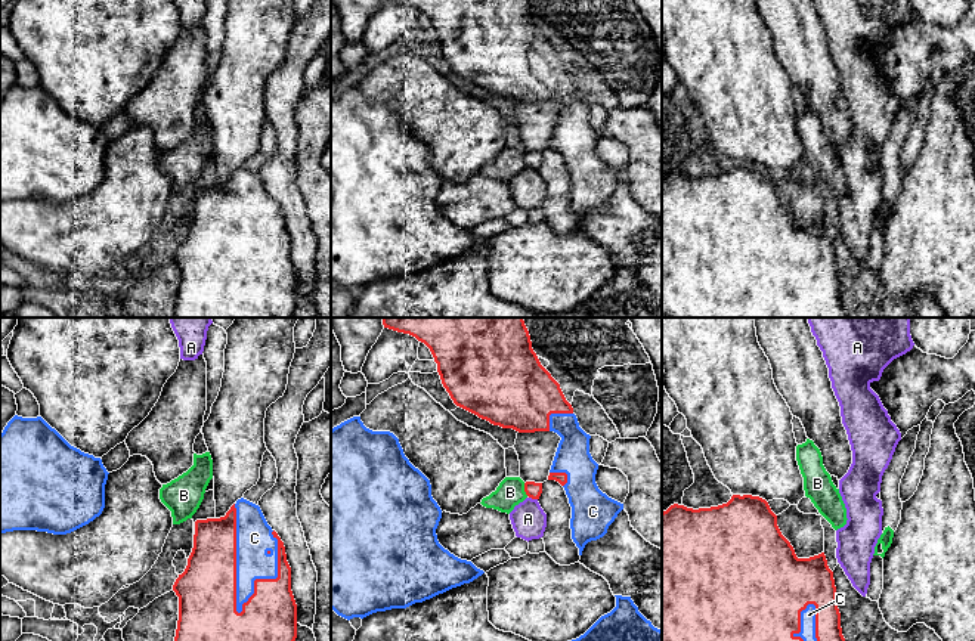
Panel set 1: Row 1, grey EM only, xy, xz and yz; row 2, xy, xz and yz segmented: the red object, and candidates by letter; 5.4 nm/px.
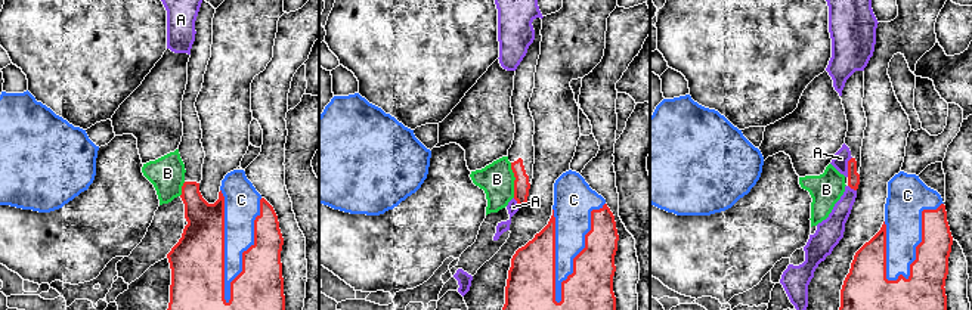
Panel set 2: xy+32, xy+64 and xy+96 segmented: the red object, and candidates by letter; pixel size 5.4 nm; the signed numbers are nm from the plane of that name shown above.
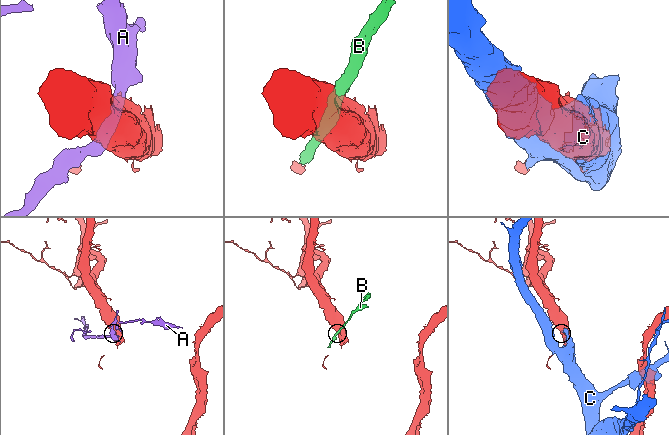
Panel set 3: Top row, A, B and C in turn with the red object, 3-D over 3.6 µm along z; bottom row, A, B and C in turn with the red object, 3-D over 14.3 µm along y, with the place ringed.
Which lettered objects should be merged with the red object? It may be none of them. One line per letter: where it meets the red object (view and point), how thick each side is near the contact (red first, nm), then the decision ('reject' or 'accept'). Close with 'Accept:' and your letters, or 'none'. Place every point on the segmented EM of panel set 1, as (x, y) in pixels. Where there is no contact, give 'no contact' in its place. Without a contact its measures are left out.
A: contact xz (534, 498); calibres 90 and 190 nm; reject
B: contact xz (525, 489); calibres 90 and 150 nm; reject
C: contact xy (235, 559); calibres 320 and 200 nm; accept
Accept: C

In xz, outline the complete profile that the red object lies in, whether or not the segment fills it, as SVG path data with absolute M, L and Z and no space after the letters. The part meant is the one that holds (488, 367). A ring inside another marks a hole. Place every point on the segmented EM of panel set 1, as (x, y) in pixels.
M381 318L384 328L409 334L424 343L437 363L437 372L442 384L449 393L454 403L482 419L502 428L513 428L519 433L554 431L561 440L558 443L548 480L558 481L569 498L572 507L572 539L579 548L579 555L585 545L597 541L607 533L609 526L623 510L623 504L603 493L597 483L595 474L598 464L589 453L589 439L578 422L572 405L566 400L560 384L541 365L532 349L529 331L523 318Z

